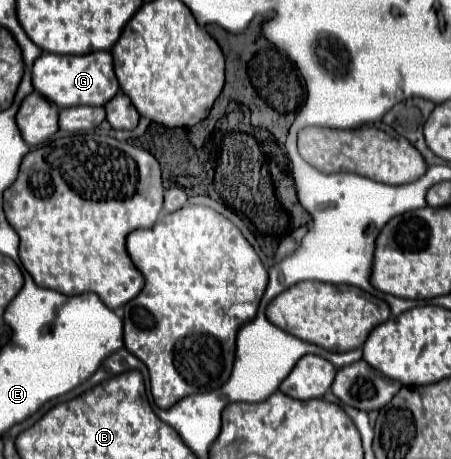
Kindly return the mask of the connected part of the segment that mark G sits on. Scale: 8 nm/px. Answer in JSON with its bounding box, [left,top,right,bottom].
[32,50,118,108]

